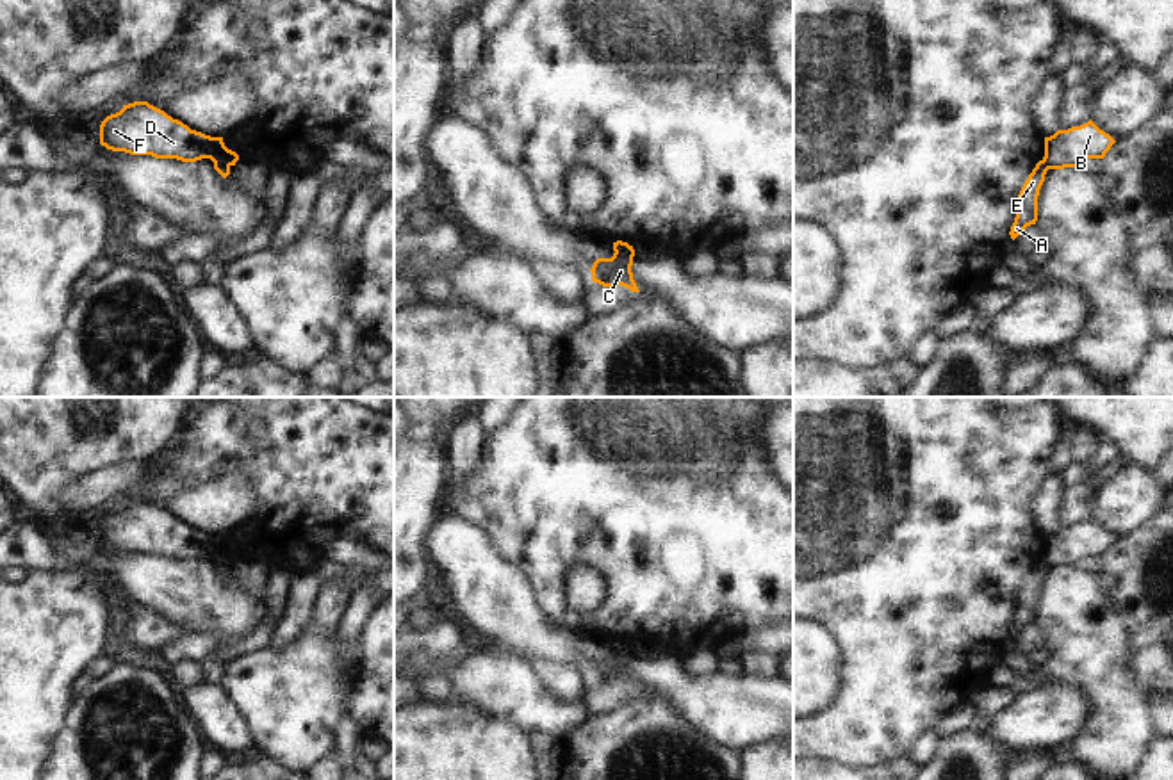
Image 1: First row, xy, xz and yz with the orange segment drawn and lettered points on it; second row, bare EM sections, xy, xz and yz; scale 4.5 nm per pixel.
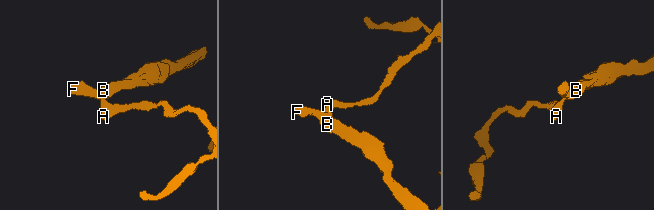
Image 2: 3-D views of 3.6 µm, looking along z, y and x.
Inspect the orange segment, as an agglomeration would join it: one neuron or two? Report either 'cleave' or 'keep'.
cleave

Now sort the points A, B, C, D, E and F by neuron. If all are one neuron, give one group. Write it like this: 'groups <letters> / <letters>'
groups A E / B C D F

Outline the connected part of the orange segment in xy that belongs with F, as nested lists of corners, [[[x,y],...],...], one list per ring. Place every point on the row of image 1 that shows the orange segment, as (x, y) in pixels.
[[[148,102],[123,105],[119,112],[107,116],[100,125],[100,144],[112,151],[182,162],[210,158],[235,166],[239,160],[239,155],[225,146],[223,137],[191,130]]]

